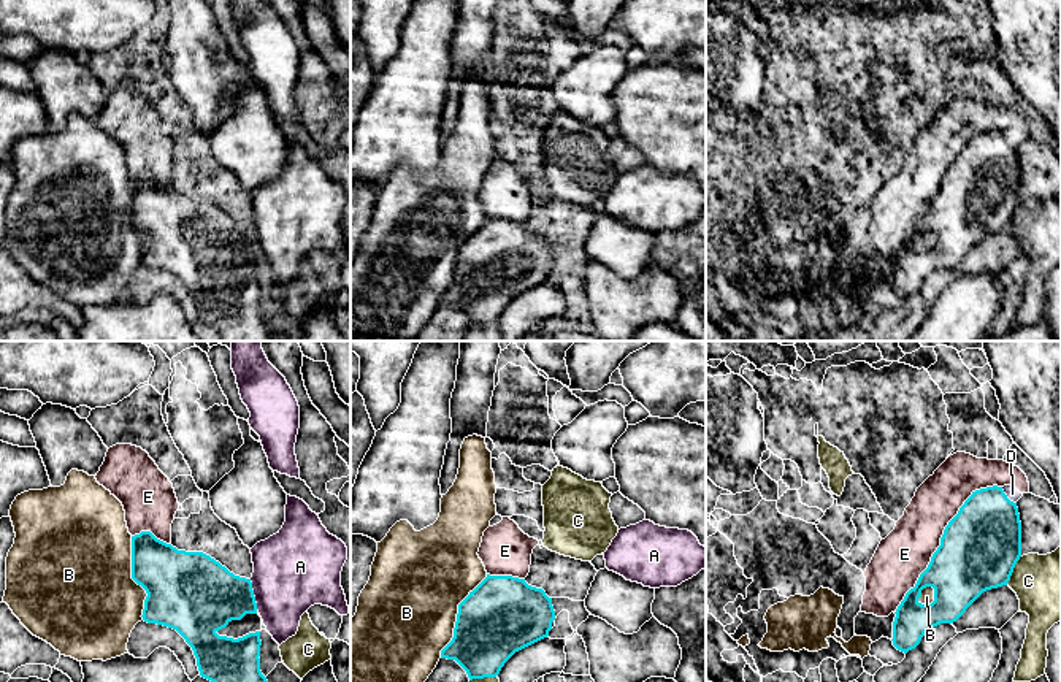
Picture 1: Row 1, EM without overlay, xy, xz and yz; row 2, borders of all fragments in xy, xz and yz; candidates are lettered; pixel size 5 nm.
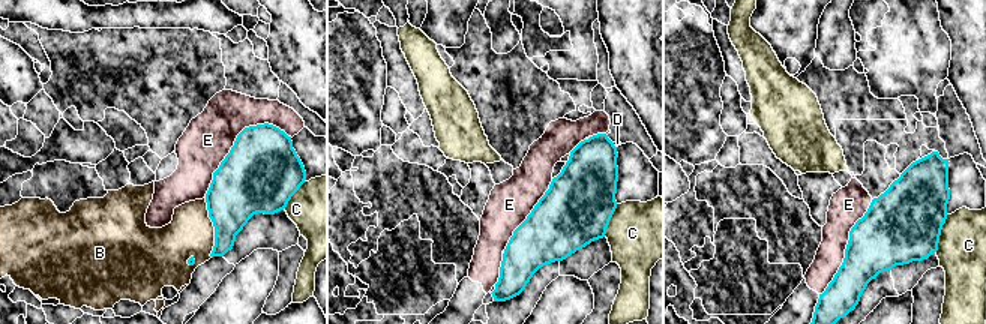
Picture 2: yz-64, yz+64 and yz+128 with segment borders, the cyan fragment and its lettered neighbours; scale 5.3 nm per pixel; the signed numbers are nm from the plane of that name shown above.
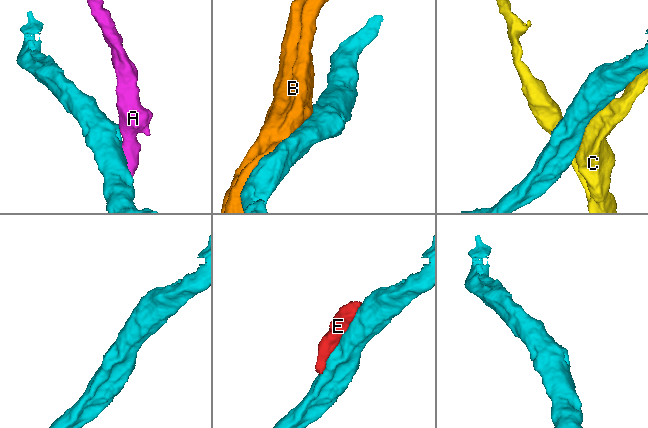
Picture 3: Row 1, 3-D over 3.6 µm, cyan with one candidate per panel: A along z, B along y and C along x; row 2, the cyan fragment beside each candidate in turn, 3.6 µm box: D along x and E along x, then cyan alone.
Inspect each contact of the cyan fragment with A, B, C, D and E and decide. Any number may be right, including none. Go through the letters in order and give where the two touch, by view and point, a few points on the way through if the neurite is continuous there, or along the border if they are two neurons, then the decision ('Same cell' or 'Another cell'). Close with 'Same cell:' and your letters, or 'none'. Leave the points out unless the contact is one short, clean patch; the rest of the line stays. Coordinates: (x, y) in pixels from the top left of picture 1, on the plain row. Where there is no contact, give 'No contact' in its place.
A: Touches cyan at xy (252, 240). Another cell
B: Touches cyan at xy (132, 222). Another cell
C: Touches cyan at yz (1012, 214). Another cell
D: Touches cyan at yz (1006, 141). Boundary: yz (1001, 132), (1015, 148). Another cell
E: Touches cyan at yz (941, 183). Another cell
Same cell: none

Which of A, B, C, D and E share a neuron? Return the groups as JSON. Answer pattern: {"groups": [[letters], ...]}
{"groups": [["A"], ["B"], ["C"], ["D", "E"]]}

